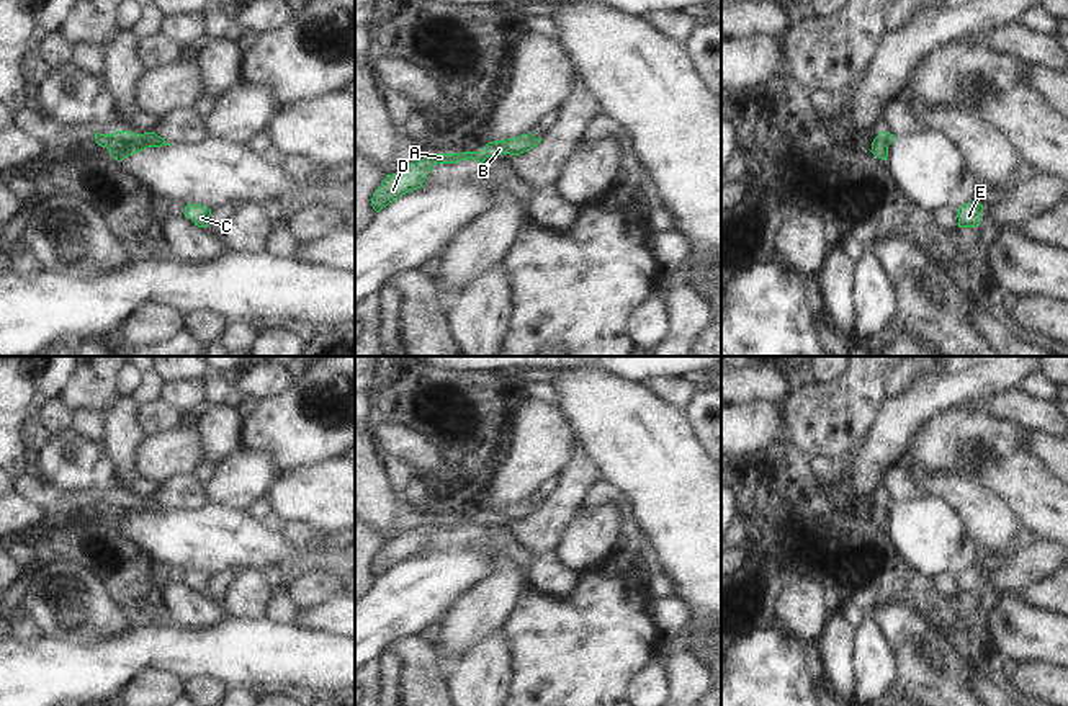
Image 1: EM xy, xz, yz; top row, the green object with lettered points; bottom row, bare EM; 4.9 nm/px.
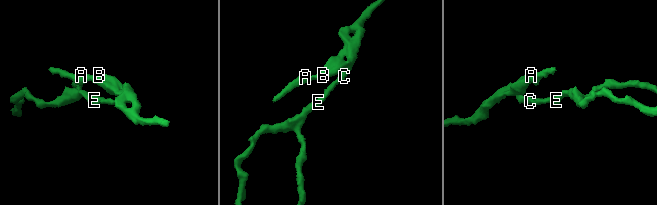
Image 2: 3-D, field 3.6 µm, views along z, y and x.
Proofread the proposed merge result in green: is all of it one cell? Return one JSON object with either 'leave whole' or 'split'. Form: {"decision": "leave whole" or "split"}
{"decision": "leave whole"}

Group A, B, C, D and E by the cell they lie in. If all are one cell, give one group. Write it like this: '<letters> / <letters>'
A B C D E

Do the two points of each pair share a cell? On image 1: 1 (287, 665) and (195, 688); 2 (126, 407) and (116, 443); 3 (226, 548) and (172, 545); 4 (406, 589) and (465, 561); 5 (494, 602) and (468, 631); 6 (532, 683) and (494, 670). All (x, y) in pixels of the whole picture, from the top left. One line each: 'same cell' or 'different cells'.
1: different cells
2: same cell
3: same cell
4: same cell
5: same cell
6: different cells

